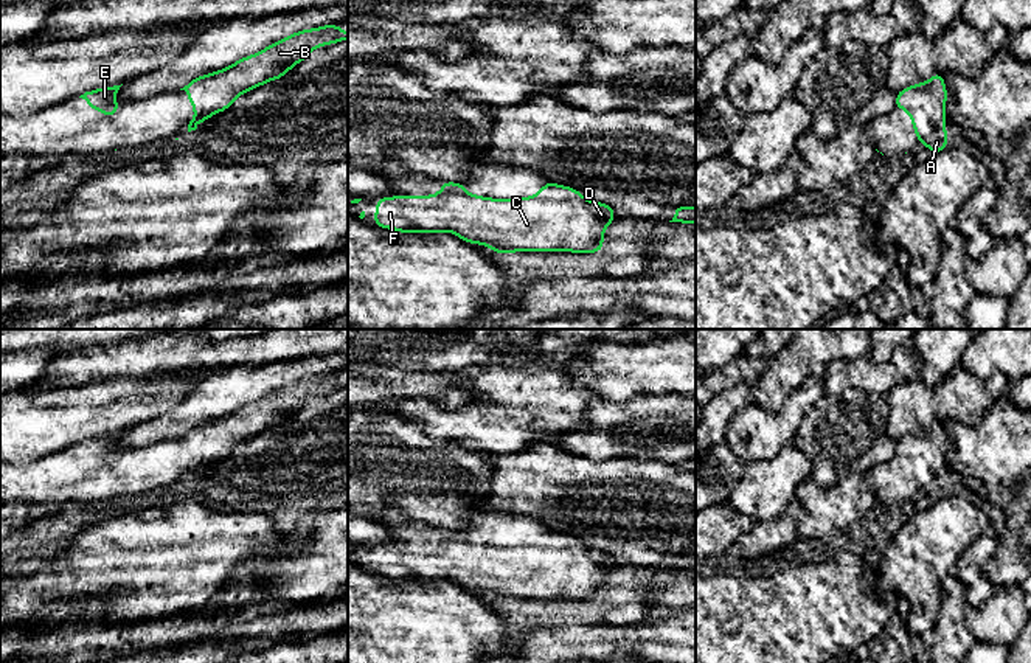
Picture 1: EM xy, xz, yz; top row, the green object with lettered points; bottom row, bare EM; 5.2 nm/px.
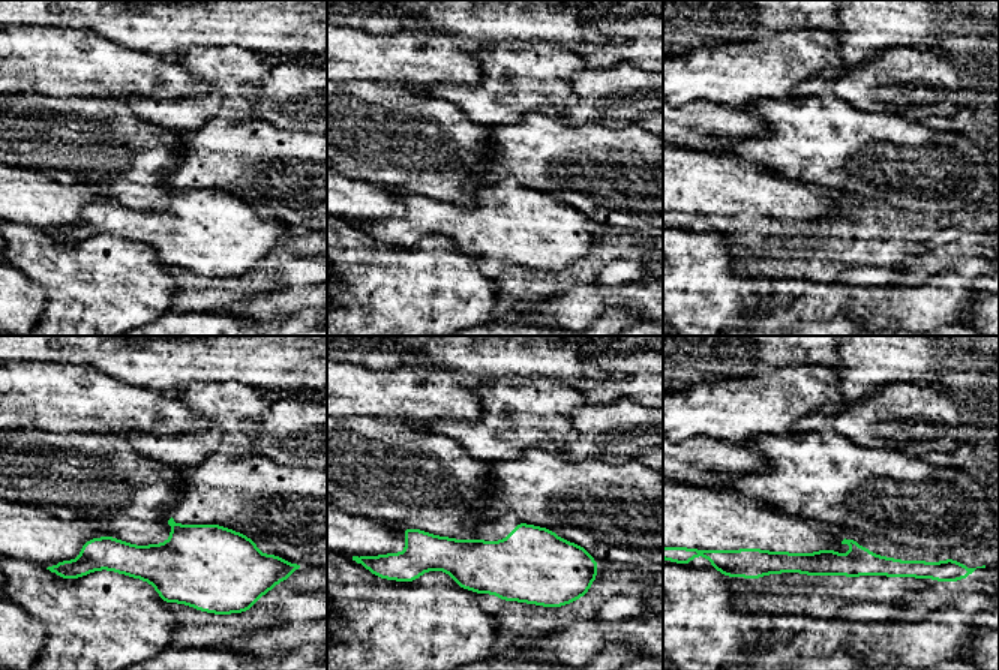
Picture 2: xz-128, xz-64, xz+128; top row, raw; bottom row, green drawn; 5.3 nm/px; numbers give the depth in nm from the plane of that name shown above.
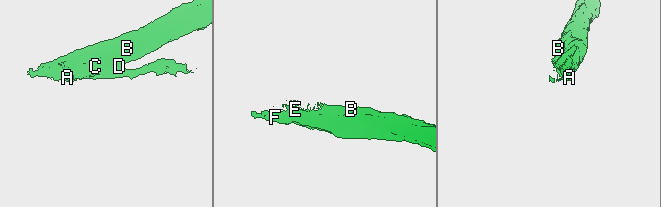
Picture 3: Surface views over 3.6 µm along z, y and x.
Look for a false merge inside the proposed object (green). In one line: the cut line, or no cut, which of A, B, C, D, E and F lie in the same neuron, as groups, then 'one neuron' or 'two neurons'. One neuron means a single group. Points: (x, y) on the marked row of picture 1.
no cut; A B C D E F; one neuron

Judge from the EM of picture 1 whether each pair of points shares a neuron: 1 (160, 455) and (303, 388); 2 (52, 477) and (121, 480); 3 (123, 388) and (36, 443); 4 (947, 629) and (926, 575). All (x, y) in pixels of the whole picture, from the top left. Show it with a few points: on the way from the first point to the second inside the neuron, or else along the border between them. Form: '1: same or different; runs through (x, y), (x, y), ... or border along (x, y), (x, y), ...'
1: same; runs through (196, 449), (267, 412)
2: same; runs through (69, 477), (104, 477)
3: same; runs through (101, 407), (73, 413), (58, 421)
4: different; border along (938, 610), (938, 618), (932, 629)

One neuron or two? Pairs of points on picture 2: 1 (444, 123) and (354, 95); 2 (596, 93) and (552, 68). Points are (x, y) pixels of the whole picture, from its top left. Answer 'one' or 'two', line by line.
1: one
2: two

